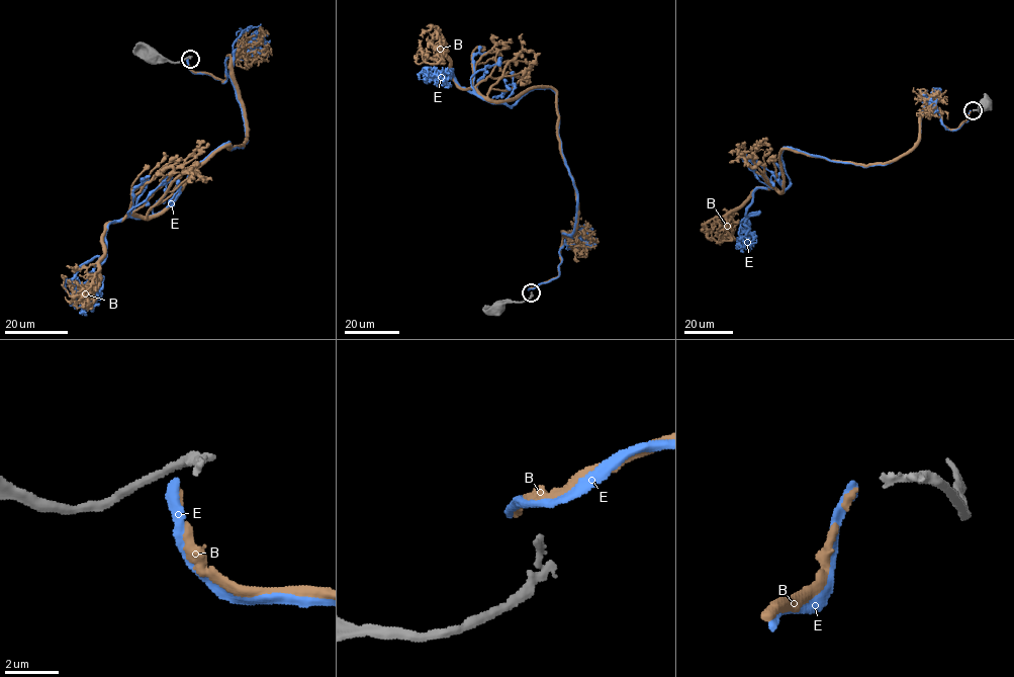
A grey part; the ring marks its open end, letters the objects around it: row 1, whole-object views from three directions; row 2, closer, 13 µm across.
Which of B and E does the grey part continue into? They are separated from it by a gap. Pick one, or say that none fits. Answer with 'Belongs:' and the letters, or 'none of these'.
Belongs: B

